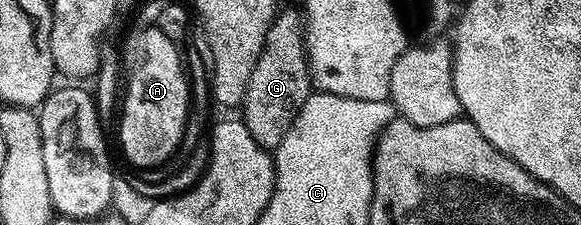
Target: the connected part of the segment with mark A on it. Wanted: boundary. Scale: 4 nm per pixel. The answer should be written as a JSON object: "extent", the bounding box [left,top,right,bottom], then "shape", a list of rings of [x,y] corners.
{"extent":[119,27,191,170],"shape":[[[156,27],[146,28],[144,32],[139,41],[140,61],[128,74],[129,90],[119,109],[121,149],[138,170],[164,166],[164,161],[180,150],[185,120],[191,116],[189,81],[181,66],[178,43]]]}

